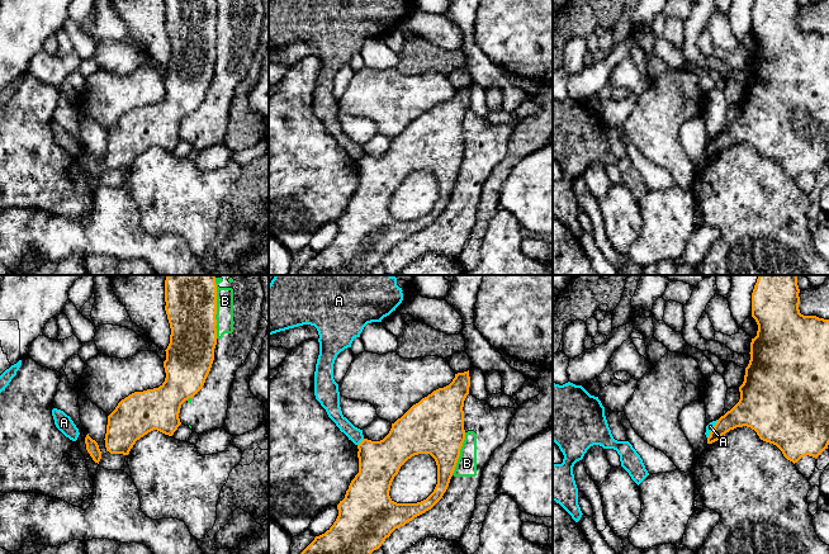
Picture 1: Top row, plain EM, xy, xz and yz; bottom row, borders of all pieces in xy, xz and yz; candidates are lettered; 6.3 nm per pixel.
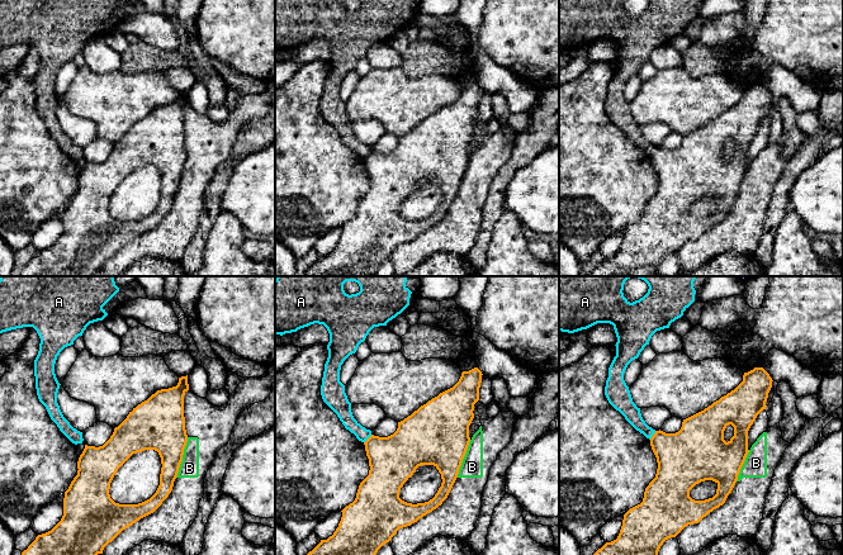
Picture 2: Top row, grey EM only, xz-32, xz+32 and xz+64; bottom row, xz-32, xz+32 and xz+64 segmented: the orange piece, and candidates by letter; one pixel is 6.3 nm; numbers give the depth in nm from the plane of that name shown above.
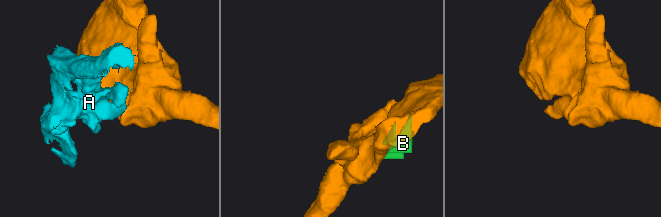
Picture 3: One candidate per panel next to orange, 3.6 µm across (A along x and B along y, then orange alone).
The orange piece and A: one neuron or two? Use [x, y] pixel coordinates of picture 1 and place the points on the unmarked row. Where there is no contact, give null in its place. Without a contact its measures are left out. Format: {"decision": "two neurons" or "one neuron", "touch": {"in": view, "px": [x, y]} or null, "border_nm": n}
{"decision": "two neurons", "touch": {"in": "yz", "px": [713, 145]}, "border_nm": 140}

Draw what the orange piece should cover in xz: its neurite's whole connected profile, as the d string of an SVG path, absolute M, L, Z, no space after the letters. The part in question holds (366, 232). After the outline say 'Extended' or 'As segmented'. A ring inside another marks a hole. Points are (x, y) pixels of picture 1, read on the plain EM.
M469 86L458 89L449 101L434 106L392 139L383 156L364 155L357 161L359 189L351 196L345 214L337 221L336 237L325 250L316 252L297 275L369 275L395 245L431 226L446 208L460 172L465 156L463 123L469 103ZM418 170L430 170L435 175L437 200L421 218L397 219L389 212L392 198L401 183Z. As segmented

